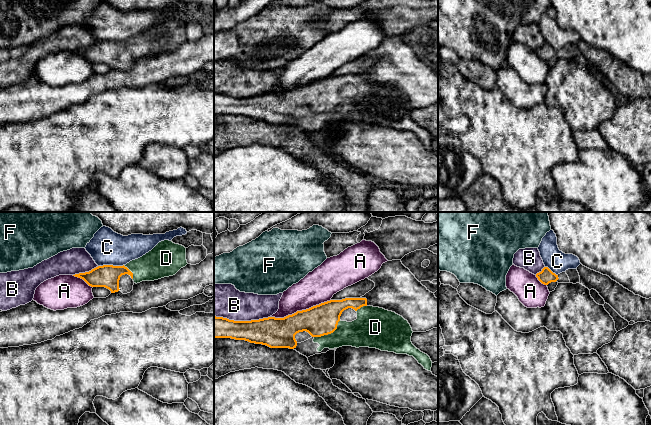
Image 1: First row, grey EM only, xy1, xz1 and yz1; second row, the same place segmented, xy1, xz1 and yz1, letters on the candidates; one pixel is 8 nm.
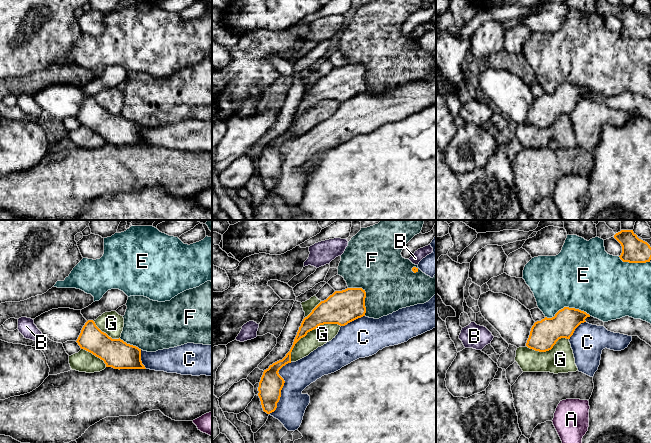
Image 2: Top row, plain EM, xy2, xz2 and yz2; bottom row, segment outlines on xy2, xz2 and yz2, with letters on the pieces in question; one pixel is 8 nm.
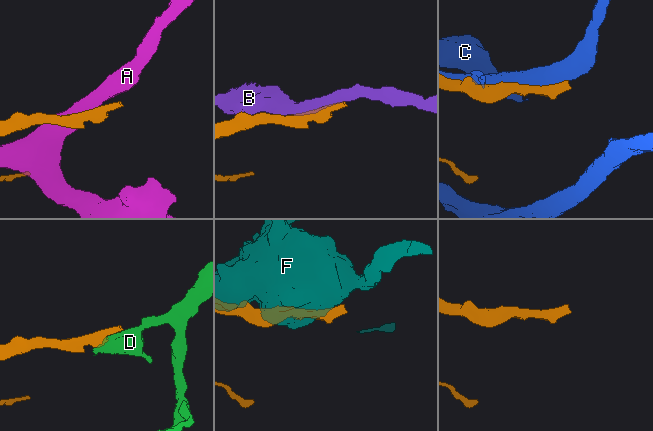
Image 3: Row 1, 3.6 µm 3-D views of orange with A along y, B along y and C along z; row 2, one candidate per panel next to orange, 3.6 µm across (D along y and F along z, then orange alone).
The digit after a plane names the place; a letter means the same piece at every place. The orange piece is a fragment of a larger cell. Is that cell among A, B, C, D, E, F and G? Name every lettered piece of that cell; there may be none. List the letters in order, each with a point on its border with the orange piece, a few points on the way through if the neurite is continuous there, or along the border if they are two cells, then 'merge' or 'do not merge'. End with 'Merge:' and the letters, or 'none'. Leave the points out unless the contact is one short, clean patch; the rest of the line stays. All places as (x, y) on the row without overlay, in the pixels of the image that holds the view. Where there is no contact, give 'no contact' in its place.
A: xz1 (300, 87) | do not merge
B: xz1 (242, 97) | do not merge
C: xz2 (282, 163) | do not merge
D: xz1 (329, 109) | merge
E: yz2 (567, 83) | do not merge
F: xz2 (365, 71) | do not merge
G: xz2 (309, 107) | do not merge
Merge: D

